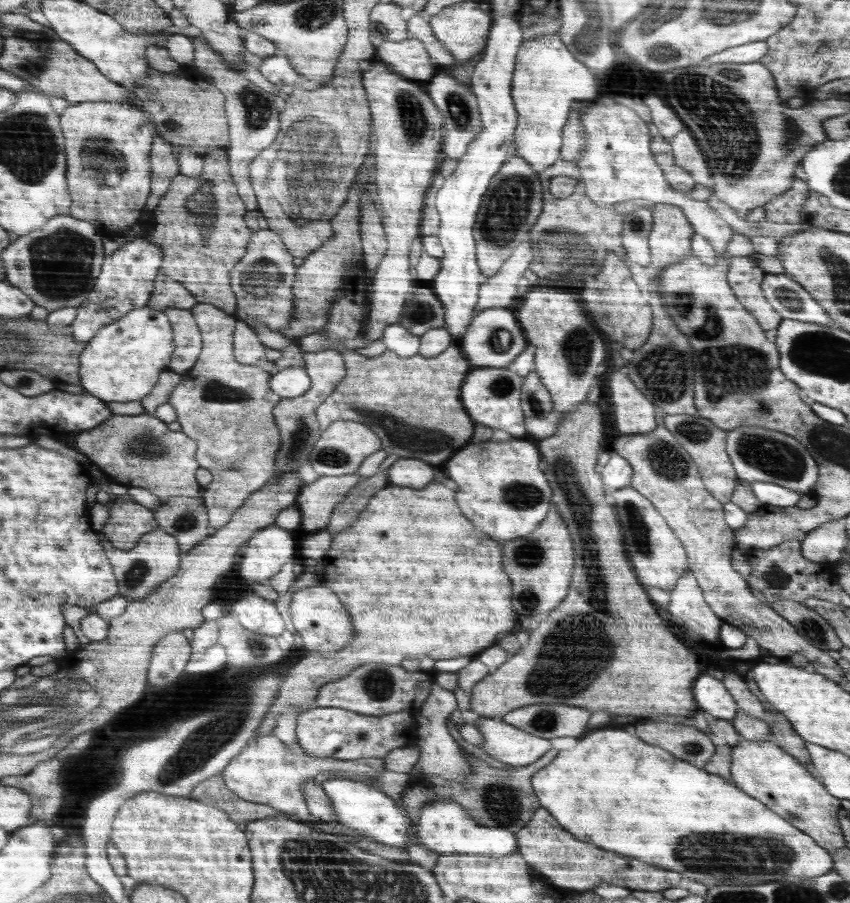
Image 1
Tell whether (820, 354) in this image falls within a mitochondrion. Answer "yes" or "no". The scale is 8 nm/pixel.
yes

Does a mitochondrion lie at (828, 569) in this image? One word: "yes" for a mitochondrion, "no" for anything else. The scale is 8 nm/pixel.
no

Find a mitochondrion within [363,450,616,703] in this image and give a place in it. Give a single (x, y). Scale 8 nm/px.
(521, 495)

